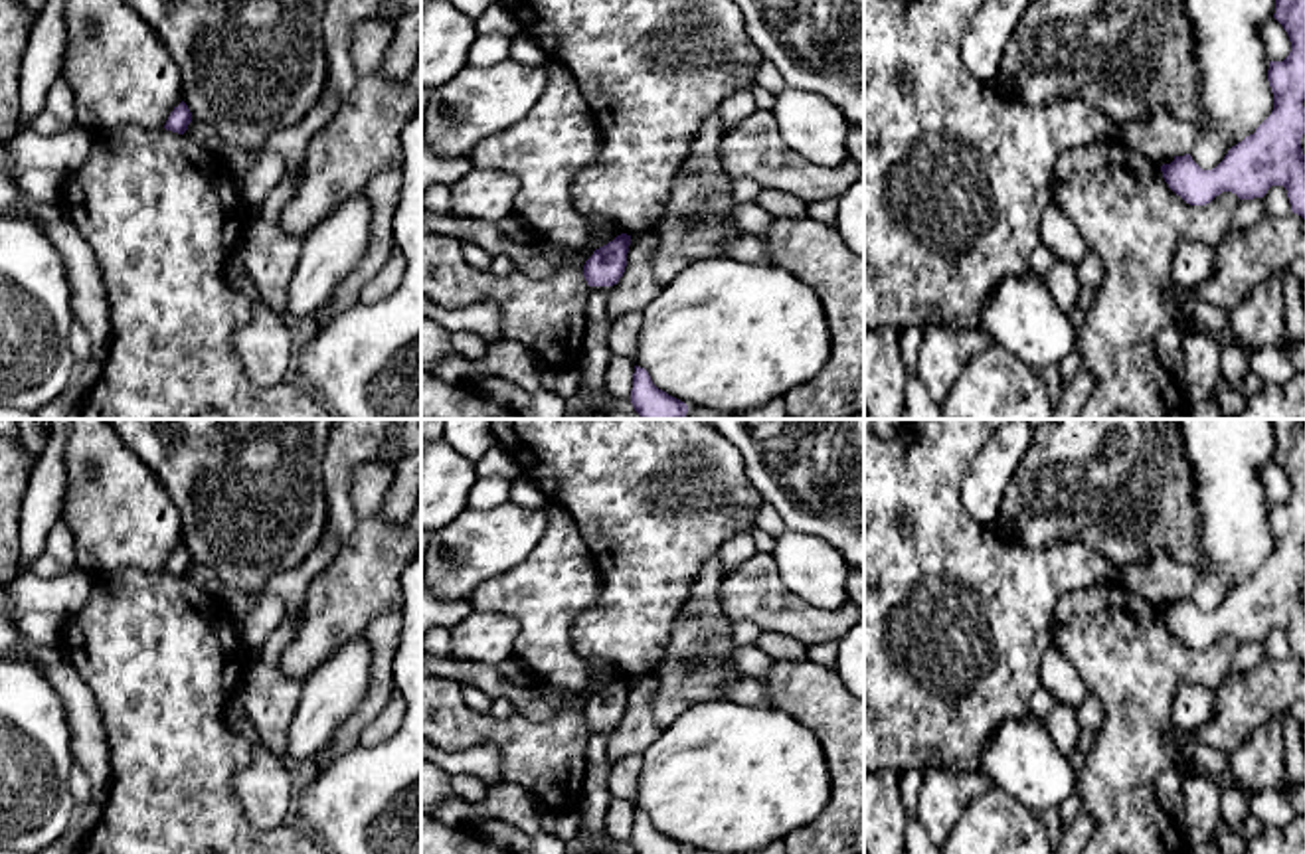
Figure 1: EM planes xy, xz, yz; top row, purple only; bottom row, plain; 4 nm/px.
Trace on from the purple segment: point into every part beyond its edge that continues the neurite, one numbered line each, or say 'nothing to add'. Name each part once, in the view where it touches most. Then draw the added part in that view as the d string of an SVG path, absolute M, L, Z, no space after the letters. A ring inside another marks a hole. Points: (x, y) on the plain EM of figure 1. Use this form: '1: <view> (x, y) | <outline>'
nothing to add

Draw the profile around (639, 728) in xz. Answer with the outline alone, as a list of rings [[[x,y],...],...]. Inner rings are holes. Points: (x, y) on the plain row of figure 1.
[[[651,674],[631,678],[627,710],[607,741],[607,759],[617,763],[641,755],[662,731],[652,712],[654,678]]]

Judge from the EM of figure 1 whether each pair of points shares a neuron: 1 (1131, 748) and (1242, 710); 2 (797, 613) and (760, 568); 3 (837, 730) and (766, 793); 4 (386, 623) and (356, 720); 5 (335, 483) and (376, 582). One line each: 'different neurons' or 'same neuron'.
1: different neurons
2: same neuron
3: different neurons
4: same neuron
5: different neurons

